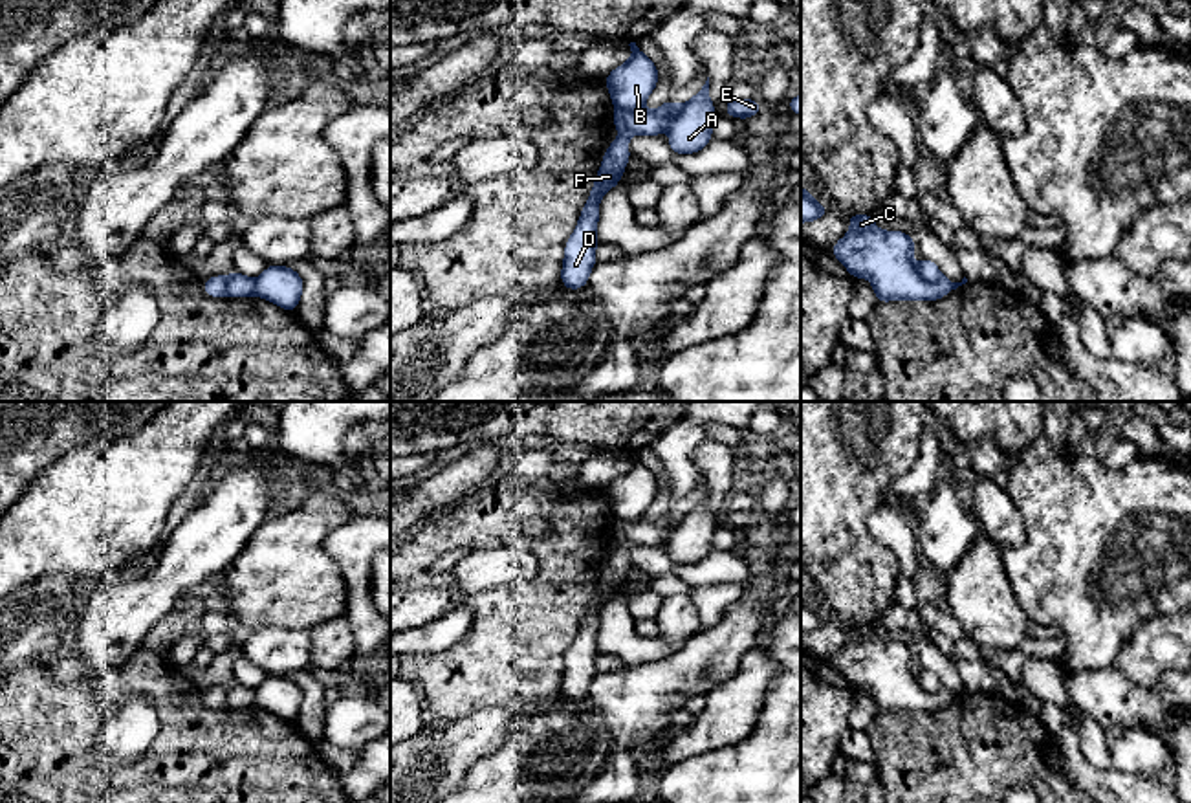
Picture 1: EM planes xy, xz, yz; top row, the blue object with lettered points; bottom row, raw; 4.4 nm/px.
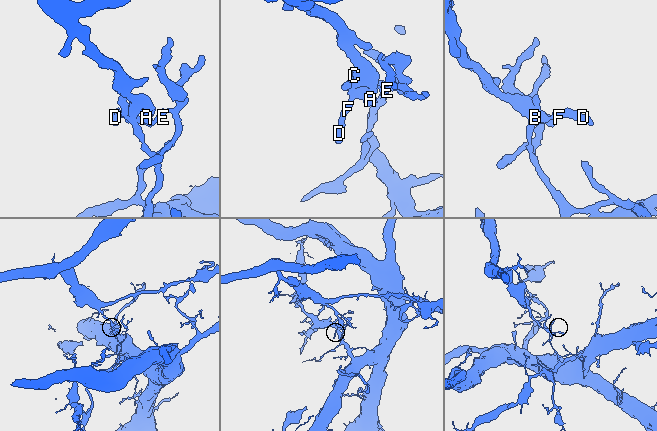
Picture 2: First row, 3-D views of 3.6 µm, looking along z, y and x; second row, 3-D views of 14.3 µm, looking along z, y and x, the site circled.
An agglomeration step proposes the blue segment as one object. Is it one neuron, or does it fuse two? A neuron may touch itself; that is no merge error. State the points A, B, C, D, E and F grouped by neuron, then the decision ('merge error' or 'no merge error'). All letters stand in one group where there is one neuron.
A B C D F / E | merge error

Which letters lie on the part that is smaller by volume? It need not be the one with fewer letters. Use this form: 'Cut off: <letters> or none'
Cut off: A, B, C, D, F

